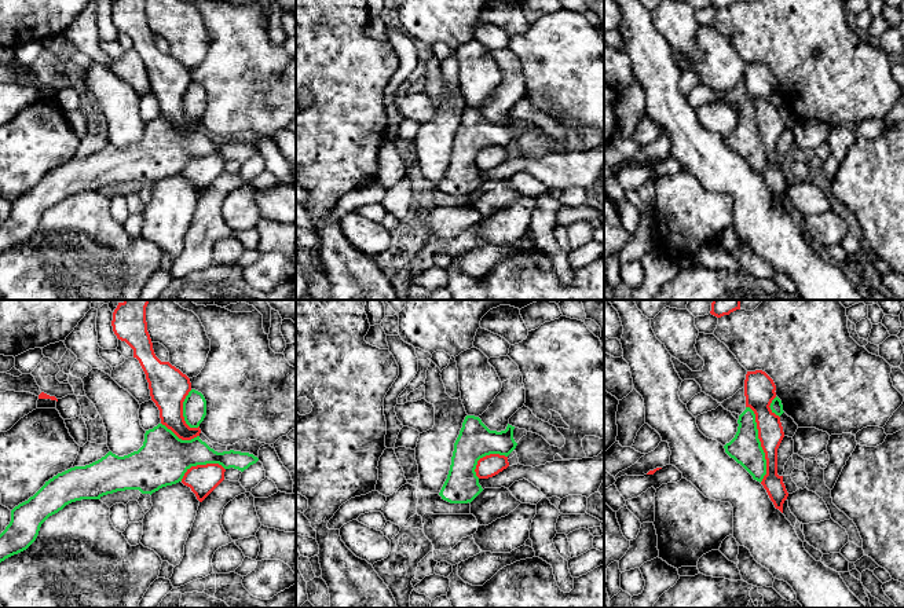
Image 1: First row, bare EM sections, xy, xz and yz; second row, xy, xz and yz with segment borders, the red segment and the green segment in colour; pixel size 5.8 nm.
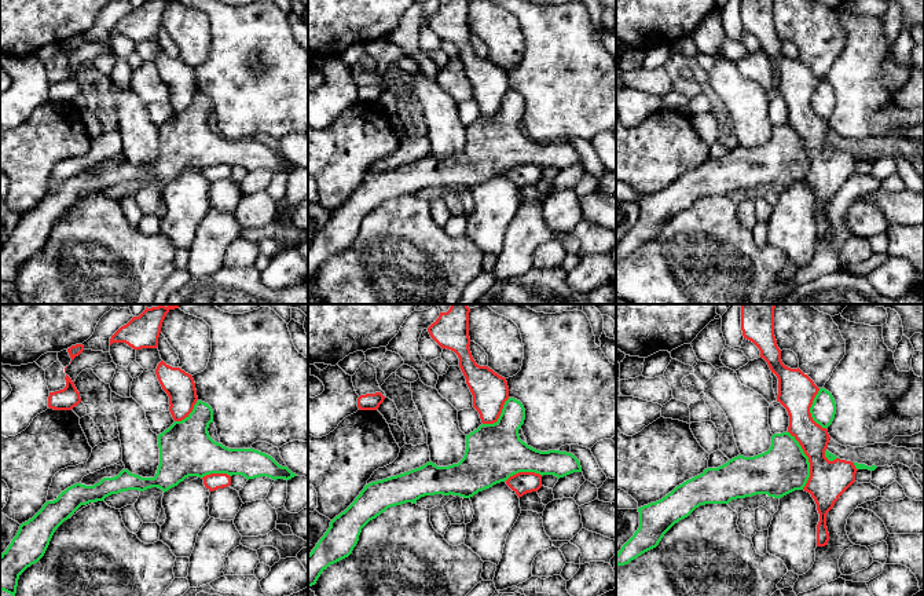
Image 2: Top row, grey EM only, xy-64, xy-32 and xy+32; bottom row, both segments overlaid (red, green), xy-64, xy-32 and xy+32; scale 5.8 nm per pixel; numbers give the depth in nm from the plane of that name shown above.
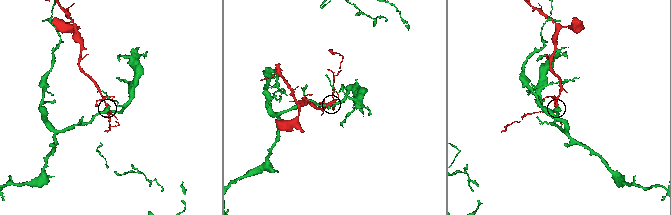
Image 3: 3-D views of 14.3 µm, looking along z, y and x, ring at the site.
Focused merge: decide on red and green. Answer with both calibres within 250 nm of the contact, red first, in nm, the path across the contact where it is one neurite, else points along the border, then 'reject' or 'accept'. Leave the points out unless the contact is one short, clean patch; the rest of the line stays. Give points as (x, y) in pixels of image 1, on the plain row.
150 nm thick on the red side, 180 nm on the other; reject

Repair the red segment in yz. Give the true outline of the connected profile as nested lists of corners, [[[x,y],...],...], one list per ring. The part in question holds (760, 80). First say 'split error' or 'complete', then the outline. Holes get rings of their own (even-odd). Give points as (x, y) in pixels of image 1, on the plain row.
complete; [[[762,62],[747,63],[744,72],[746,99],[755,106],[758,131],[765,144],[766,166],[761,176],[766,182],[775,199],[783,205],[783,195],[788,188],[783,168],[777,166],[777,140],[784,129],[780,109],[771,102],[776,89],[773,72]]]

